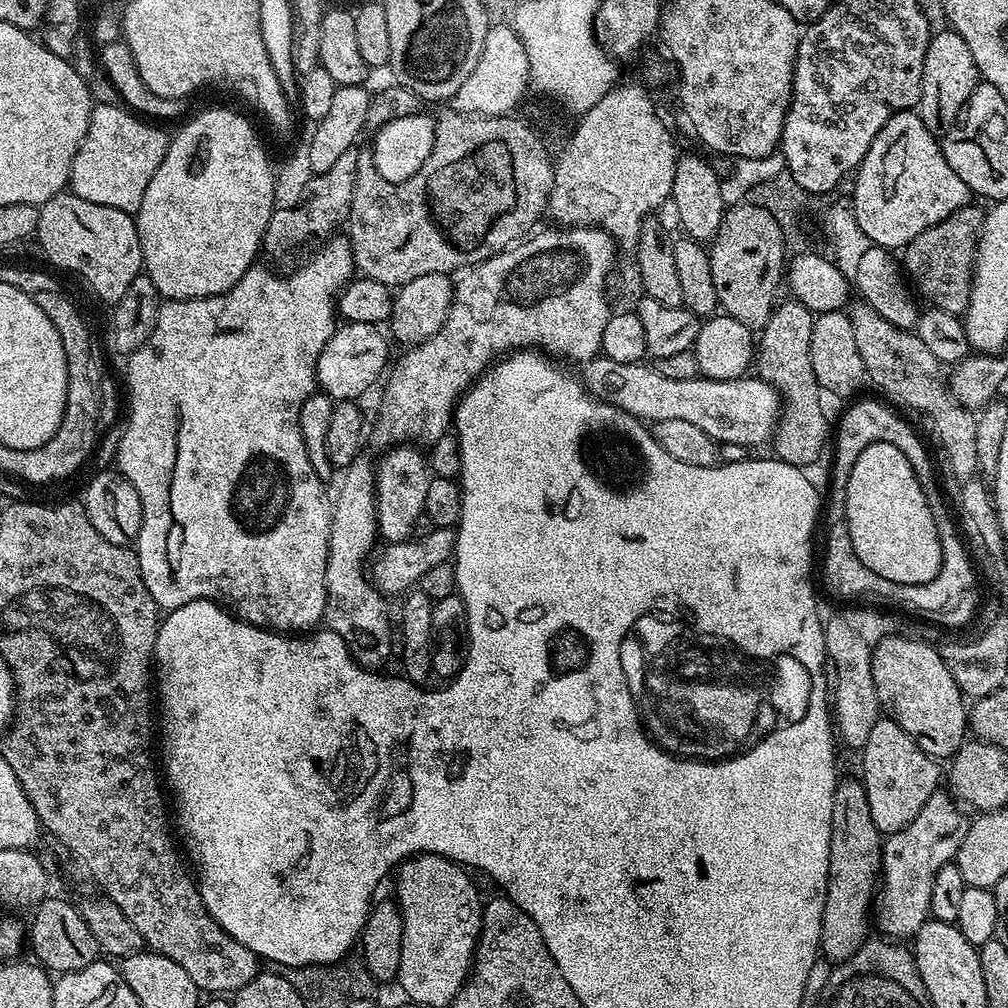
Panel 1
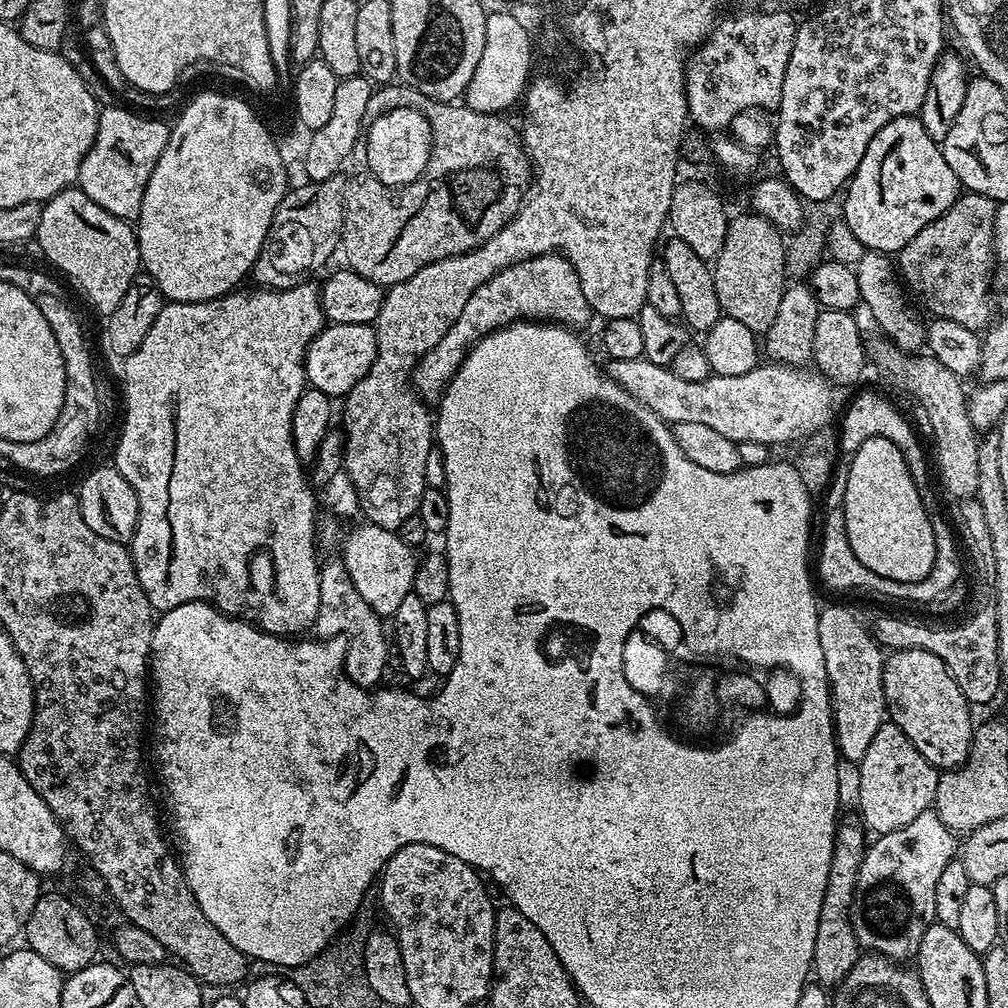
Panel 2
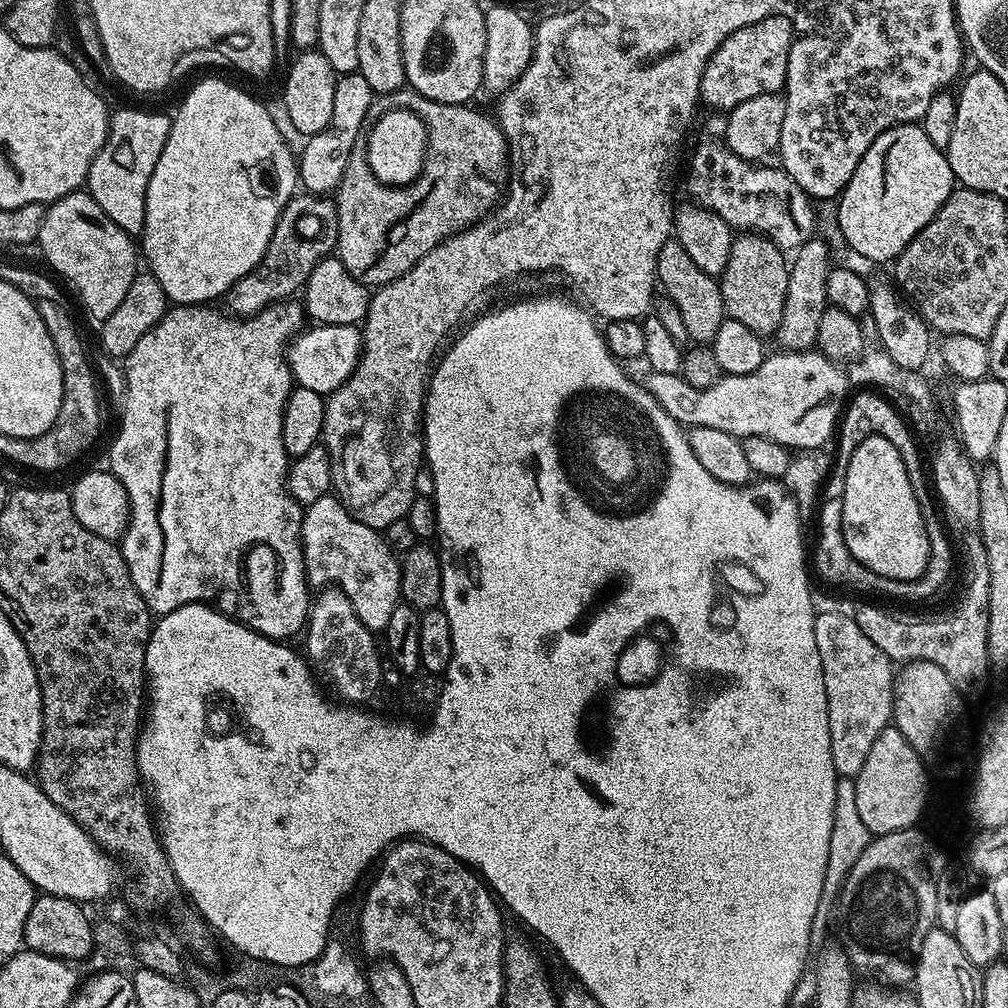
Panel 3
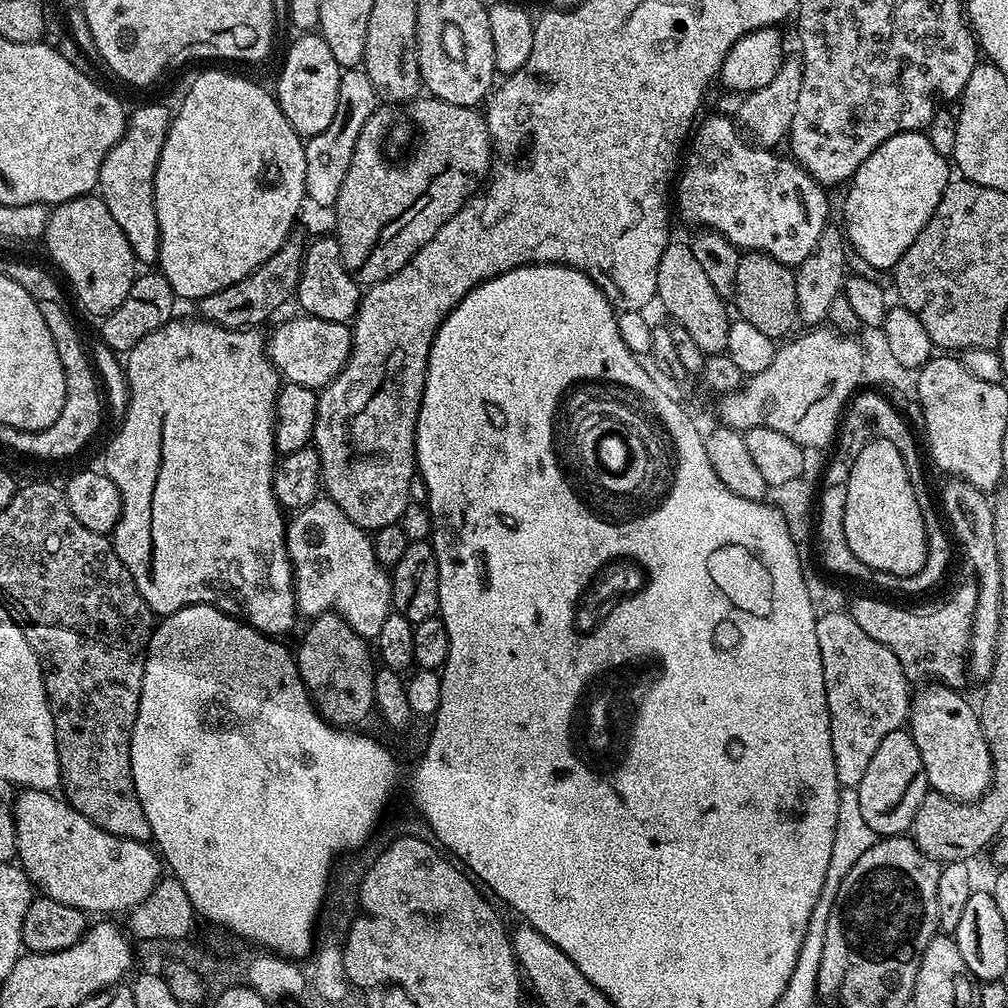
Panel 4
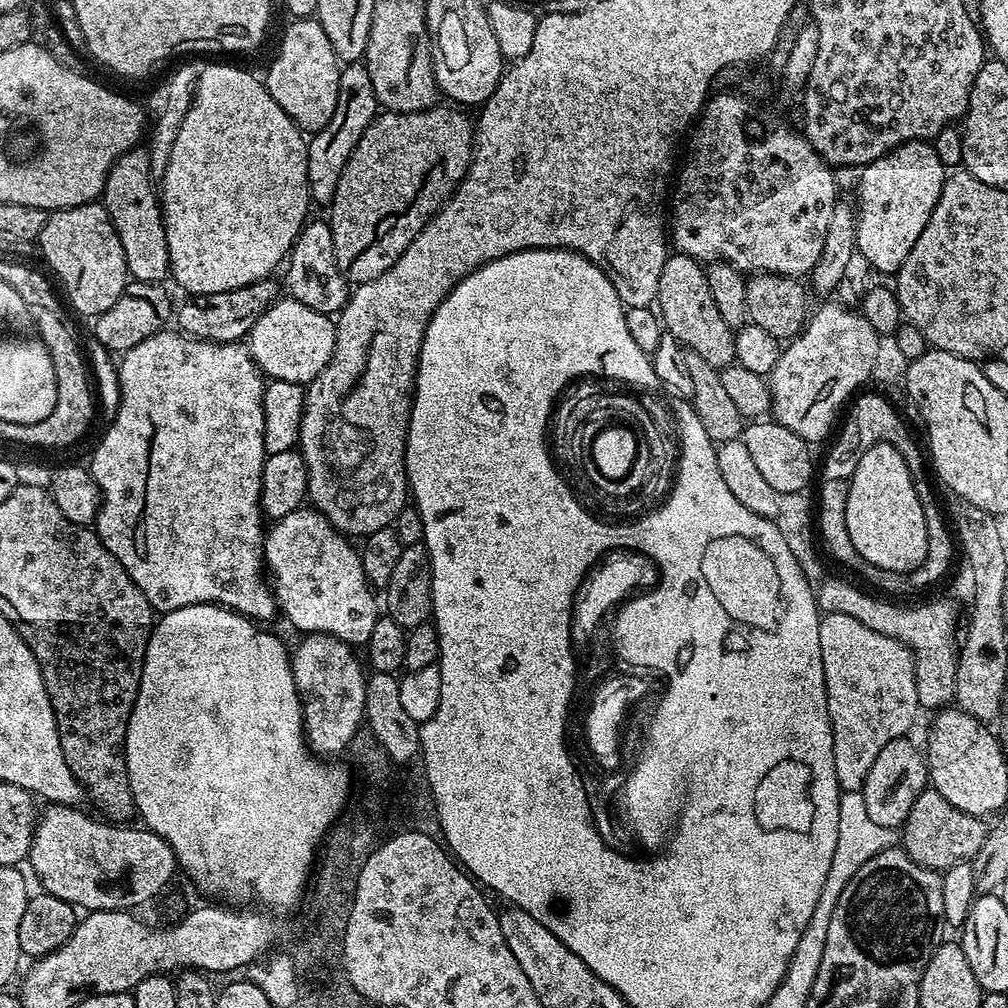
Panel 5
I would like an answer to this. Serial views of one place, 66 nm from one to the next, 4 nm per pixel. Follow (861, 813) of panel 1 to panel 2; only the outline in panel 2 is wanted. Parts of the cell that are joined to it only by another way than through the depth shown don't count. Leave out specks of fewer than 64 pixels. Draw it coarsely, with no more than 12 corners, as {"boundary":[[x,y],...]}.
{"boundary":[[859,823],[836,829],[812,972],[828,990],[862,955],[852,929],[866,849]]}

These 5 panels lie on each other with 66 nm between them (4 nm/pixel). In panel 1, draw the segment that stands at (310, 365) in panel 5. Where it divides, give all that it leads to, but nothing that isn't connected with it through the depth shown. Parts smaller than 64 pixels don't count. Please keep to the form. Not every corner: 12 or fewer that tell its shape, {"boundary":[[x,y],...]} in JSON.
{"boundary":[[341,323],[316,363],[319,391],[356,400],[390,364],[377,325]]}

